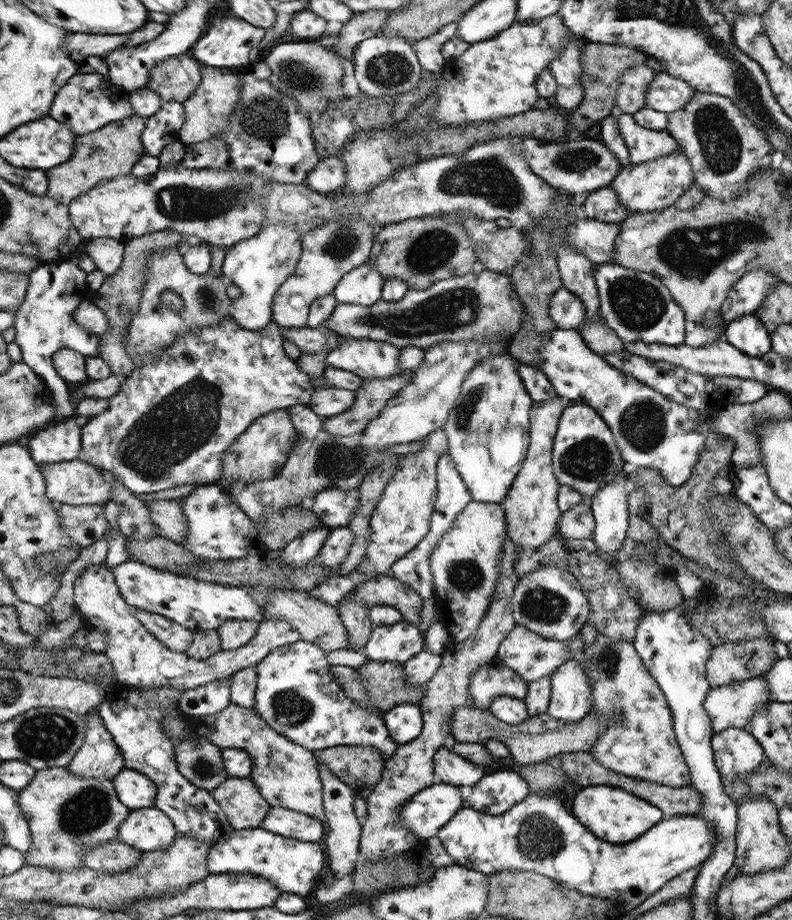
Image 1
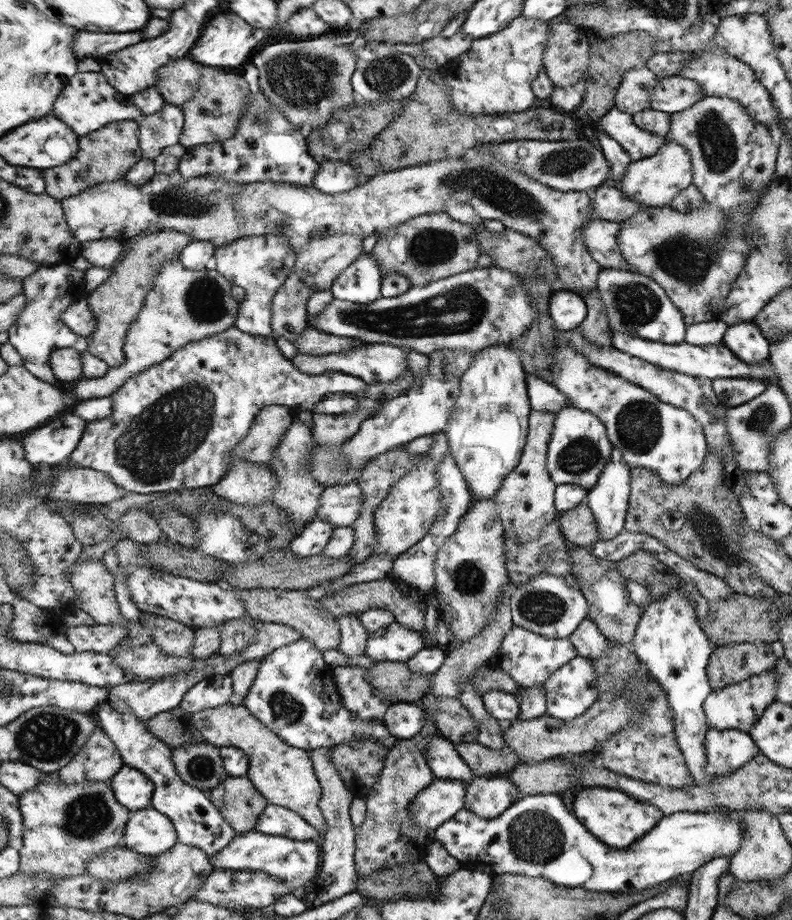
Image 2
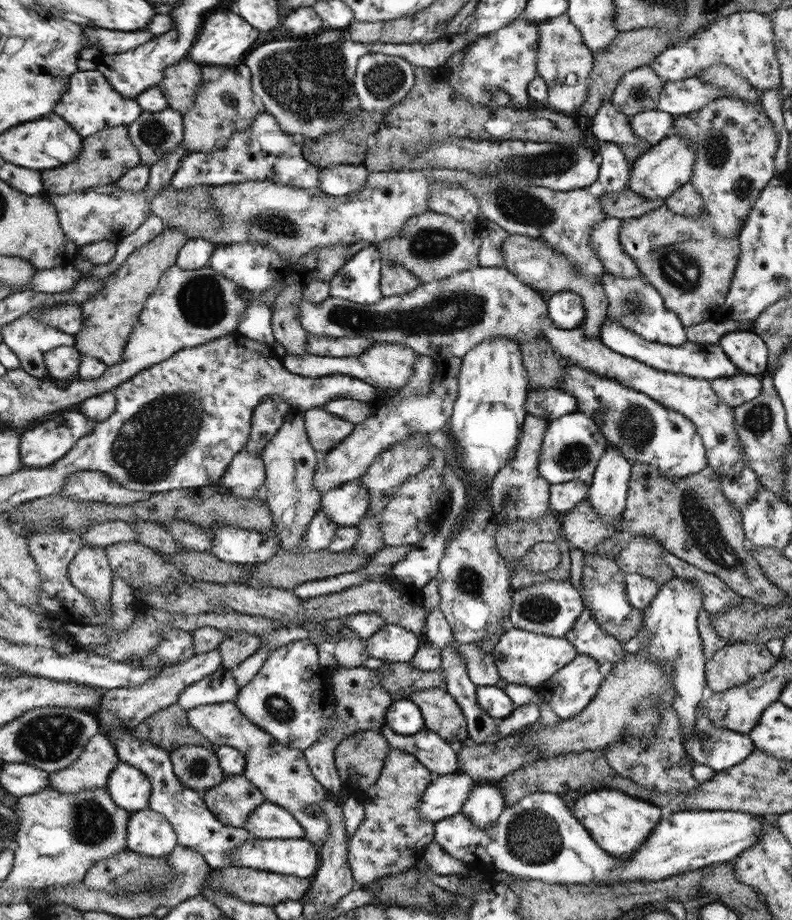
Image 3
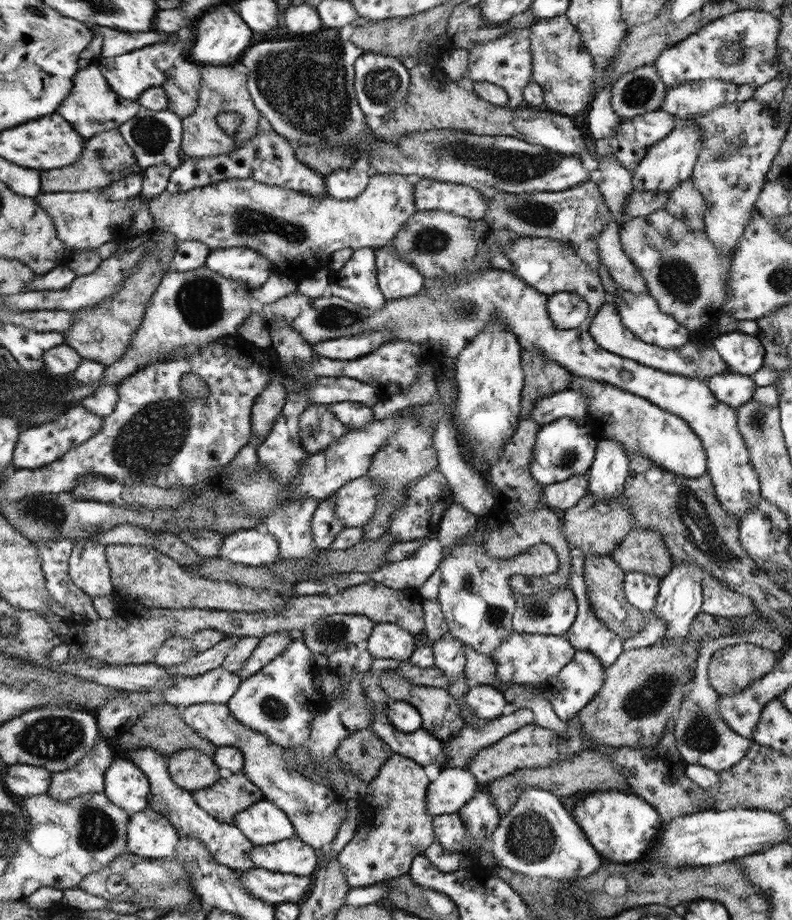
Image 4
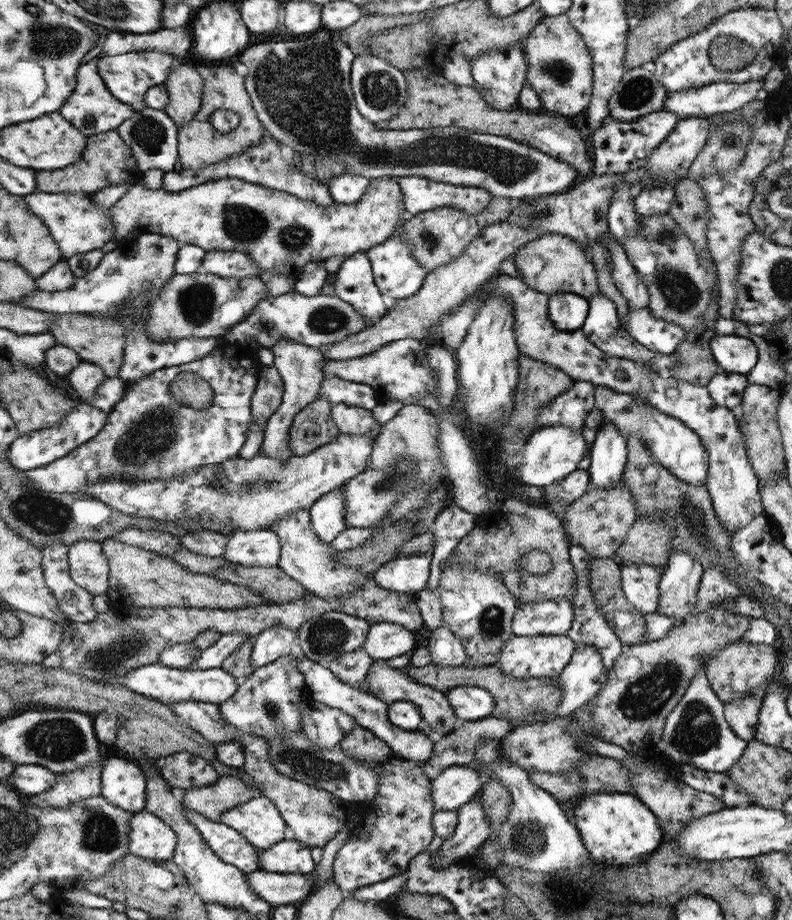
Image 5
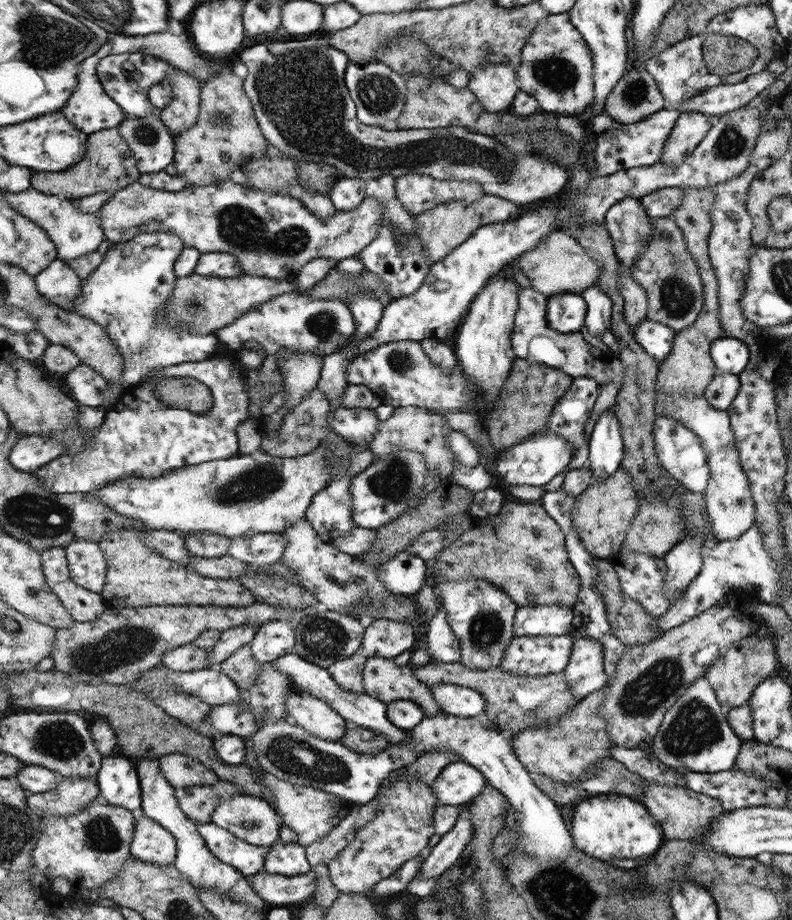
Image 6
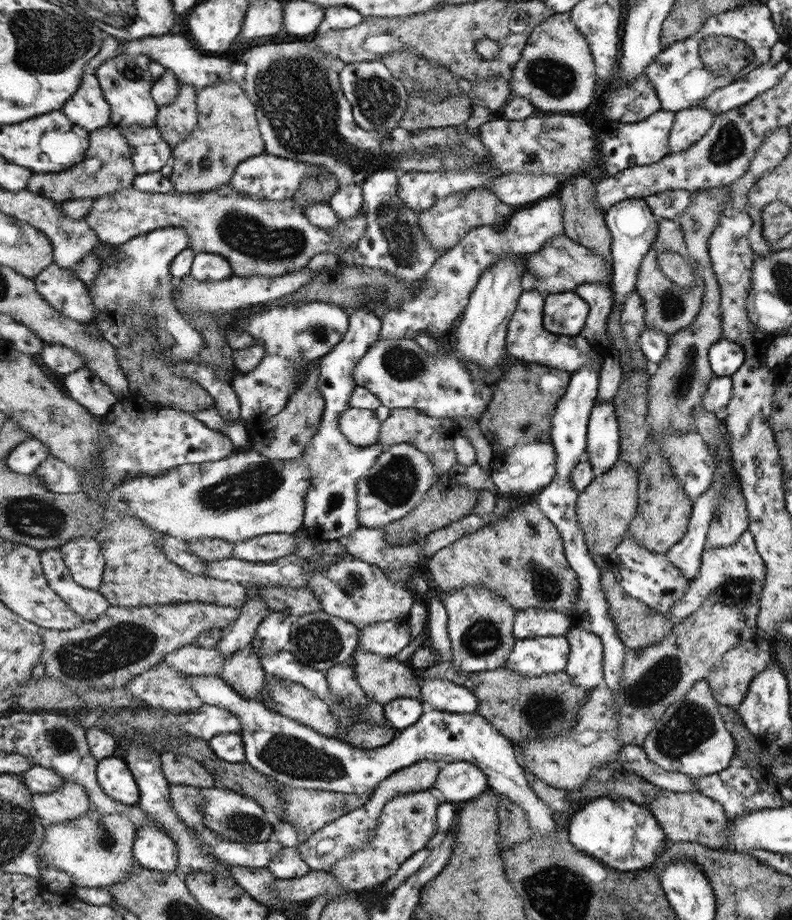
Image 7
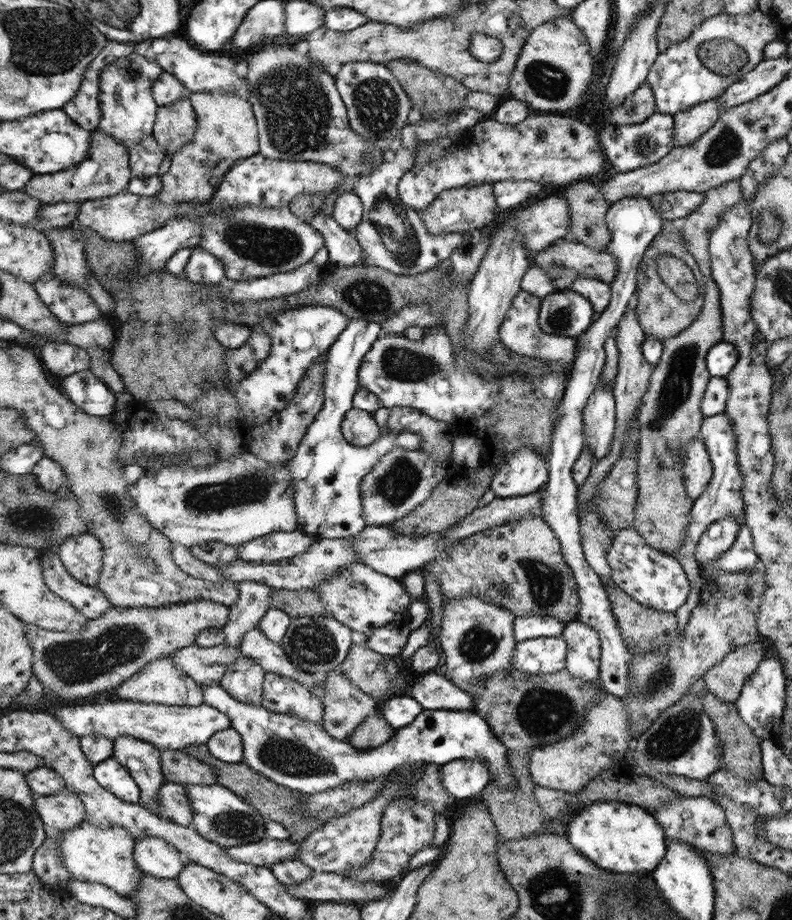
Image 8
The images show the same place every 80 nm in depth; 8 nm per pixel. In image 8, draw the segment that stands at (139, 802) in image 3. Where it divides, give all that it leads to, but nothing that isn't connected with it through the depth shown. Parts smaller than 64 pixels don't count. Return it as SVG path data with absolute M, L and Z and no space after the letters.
M108 758L99 762L94 766L93 774L106 790L118 798L131 803L140 802L141 791L136 779L116 759Z

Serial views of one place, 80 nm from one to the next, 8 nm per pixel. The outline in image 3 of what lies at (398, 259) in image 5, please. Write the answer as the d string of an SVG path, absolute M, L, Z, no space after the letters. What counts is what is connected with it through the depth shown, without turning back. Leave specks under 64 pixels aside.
M381 260L381 290L386 297L400 296L420 286L420 280L402 266Z

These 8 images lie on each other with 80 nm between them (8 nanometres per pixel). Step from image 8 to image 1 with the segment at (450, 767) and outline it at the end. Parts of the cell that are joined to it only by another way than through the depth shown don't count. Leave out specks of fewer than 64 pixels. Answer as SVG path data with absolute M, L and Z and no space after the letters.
M436 781L432 786L423 788L403 805L400 822L420 838L437 836L446 824L462 808L466 791L459 786L452 786Z

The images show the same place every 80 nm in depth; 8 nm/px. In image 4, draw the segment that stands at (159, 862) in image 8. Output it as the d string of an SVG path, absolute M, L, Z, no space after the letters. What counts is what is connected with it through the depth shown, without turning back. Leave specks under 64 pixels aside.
M148 808L130 817L128 853L150 859L171 858L176 853L178 842L177 828L160 812Z

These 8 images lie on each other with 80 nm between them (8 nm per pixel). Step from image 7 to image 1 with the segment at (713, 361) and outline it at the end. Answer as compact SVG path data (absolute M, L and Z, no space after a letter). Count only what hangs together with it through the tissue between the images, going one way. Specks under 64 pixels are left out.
M755 314L729 321L723 340L733 343L748 356L763 357L772 350L771 333Z

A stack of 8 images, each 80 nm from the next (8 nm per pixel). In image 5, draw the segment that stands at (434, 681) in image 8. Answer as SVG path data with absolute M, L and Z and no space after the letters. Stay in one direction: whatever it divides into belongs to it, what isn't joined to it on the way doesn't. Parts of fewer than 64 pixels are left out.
M460 686L448 689L445 694L453 711L463 722L488 718L495 707L493 696L479 687Z

